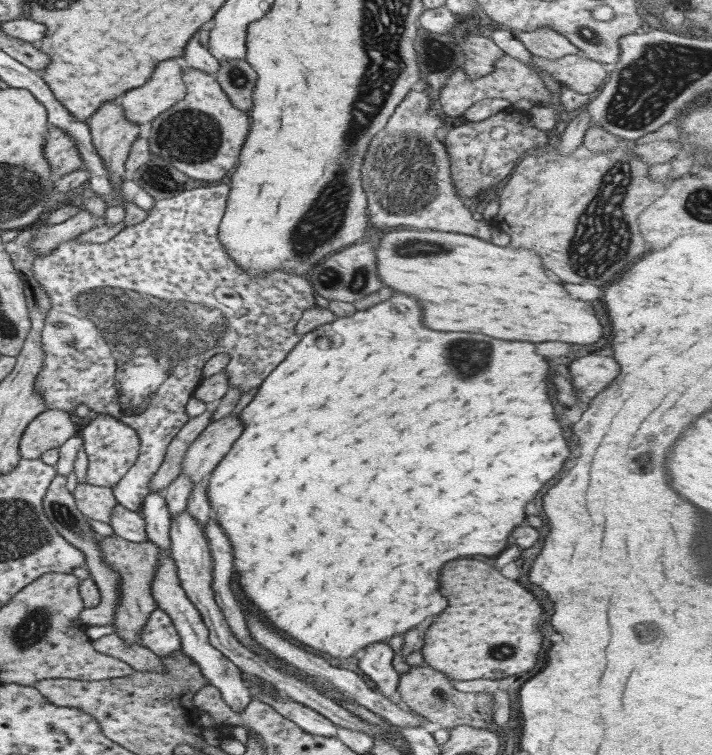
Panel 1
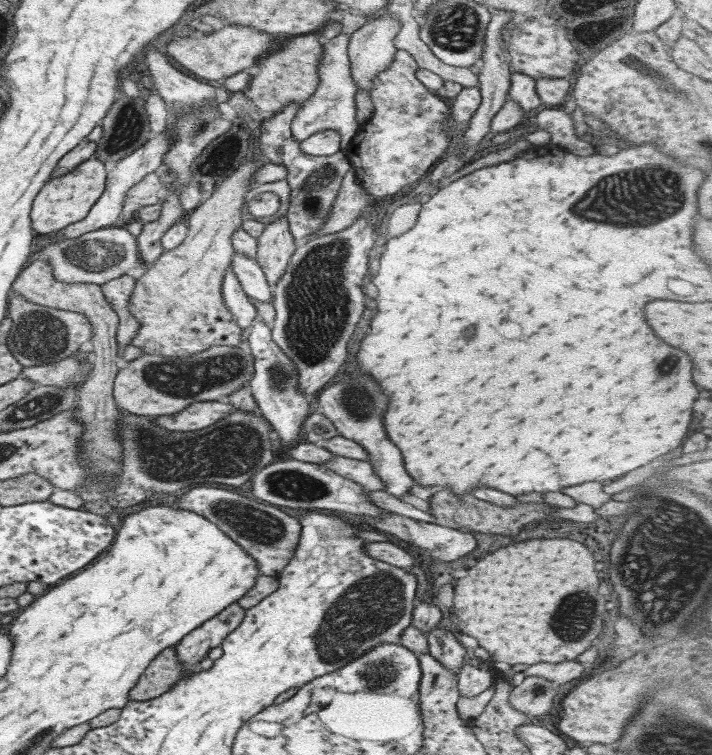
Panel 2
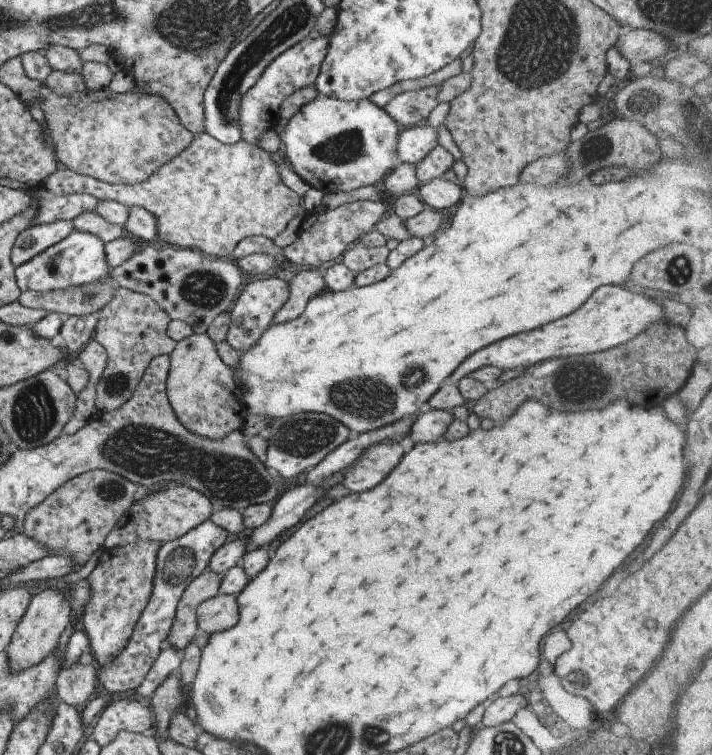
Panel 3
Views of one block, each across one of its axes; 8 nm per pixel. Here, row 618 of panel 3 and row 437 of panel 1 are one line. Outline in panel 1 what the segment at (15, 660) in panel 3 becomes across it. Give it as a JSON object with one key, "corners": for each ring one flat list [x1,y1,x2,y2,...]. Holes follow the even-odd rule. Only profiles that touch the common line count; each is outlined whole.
{"corners":[[46,409,23,429,18,442,20,458,37,459,46,450,60,447,75,431,64,410]]}

